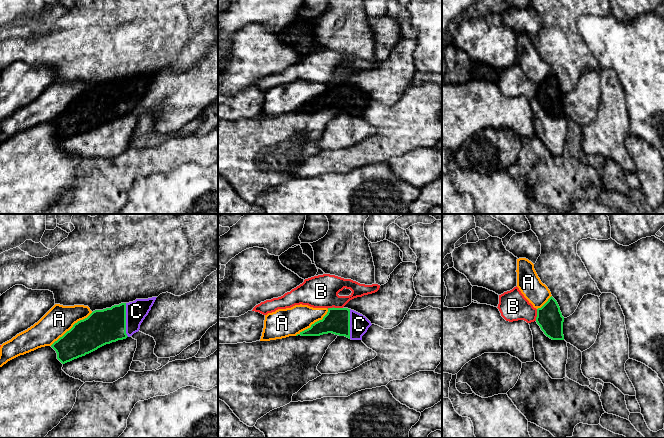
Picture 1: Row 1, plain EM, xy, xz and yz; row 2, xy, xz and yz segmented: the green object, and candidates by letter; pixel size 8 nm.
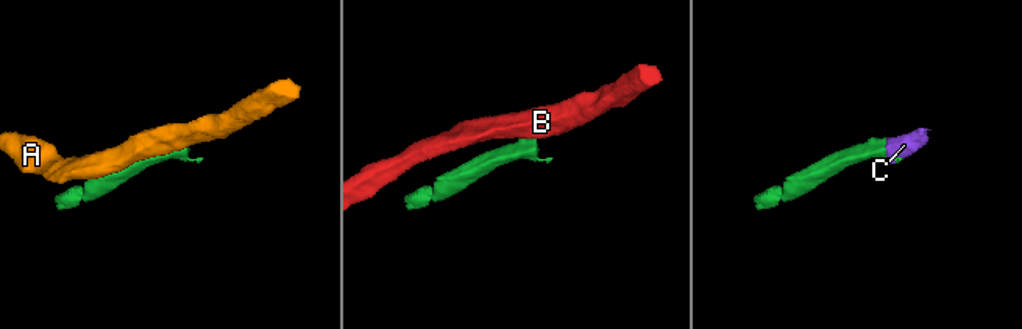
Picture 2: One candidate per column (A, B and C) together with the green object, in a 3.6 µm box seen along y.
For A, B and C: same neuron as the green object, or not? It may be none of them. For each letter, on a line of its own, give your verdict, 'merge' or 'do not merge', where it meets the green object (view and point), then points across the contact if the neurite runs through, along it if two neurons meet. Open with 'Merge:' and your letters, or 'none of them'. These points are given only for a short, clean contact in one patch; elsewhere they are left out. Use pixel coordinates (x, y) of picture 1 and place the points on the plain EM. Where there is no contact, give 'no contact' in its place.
Merge: C
A: do not merge; contact xy (72, 103)
B: do not merge; contact xz (333, 83); border xz (342, 83), (327, 84)
C: merge; contact xy (125, 96); way xy (101, 103), (125, 96), (136, 87)

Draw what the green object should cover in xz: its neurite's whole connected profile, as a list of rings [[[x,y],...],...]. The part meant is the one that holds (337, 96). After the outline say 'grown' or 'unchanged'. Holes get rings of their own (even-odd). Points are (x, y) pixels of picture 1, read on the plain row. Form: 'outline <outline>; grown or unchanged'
outline [[[328,84],[328,88],[327,90],[323,93],[322,96],[319,96],[317,98],[315,98],[314,100],[311,101],[310,104],[300,108],[298,111],[301,112],[320,112],[323,110],[328,110],[328,109],[332,109],[335,111],[339,111],[339,112],[345,112],[351,116],[362,116],[362,112],[367,108],[368,104],[371,102],[371,98],[362,90],[348,85],[348,84]]]; grown

